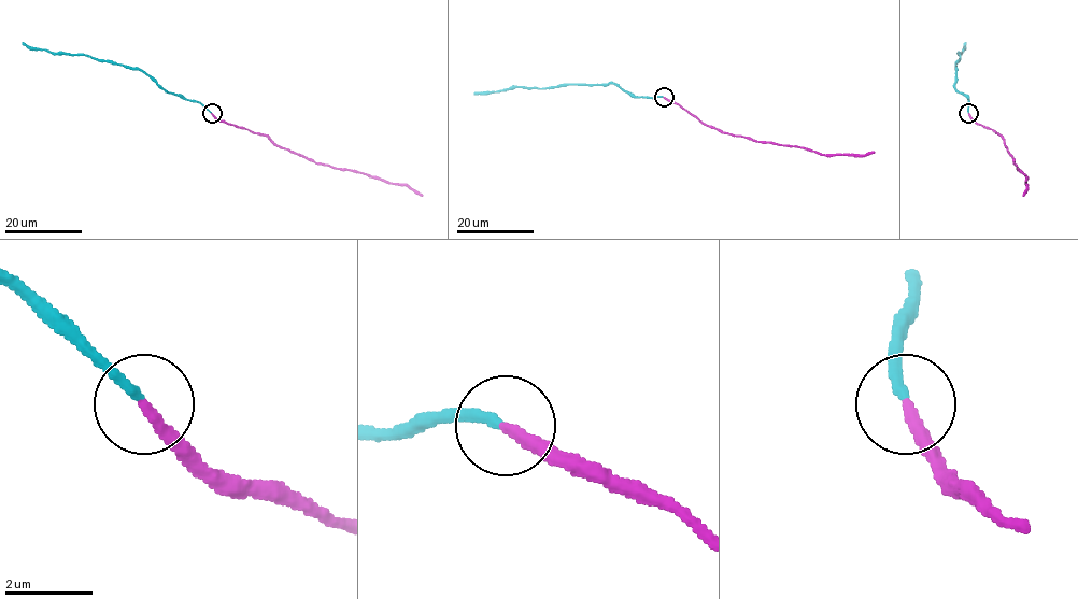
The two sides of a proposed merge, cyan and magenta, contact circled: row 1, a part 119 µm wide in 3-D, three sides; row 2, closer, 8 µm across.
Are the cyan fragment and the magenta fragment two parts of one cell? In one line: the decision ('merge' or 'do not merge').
merge

